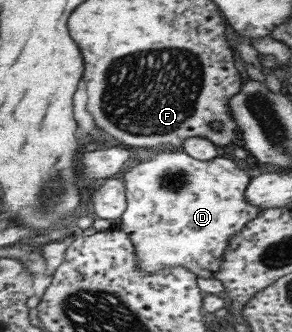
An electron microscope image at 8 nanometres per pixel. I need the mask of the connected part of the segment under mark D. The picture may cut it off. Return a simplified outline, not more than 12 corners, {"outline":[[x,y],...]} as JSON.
{"outline":[[232,158],[127,171],[119,228],[141,270],[216,278],[265,210]]}

